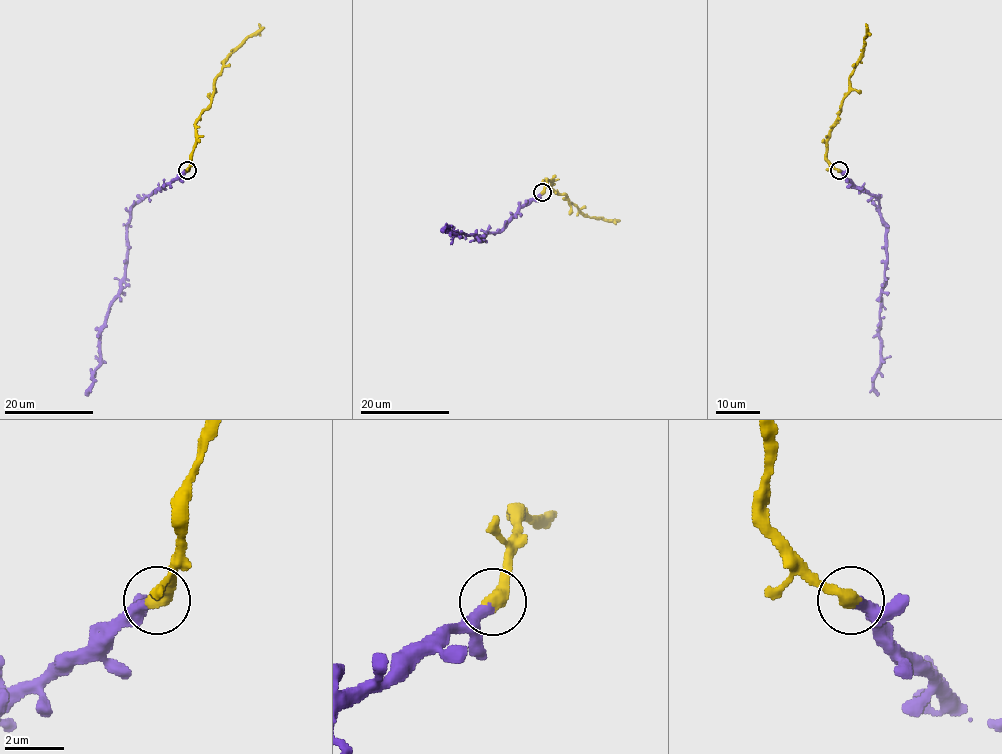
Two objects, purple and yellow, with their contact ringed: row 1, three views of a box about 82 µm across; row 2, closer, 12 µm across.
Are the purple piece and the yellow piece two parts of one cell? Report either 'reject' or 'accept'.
accept

